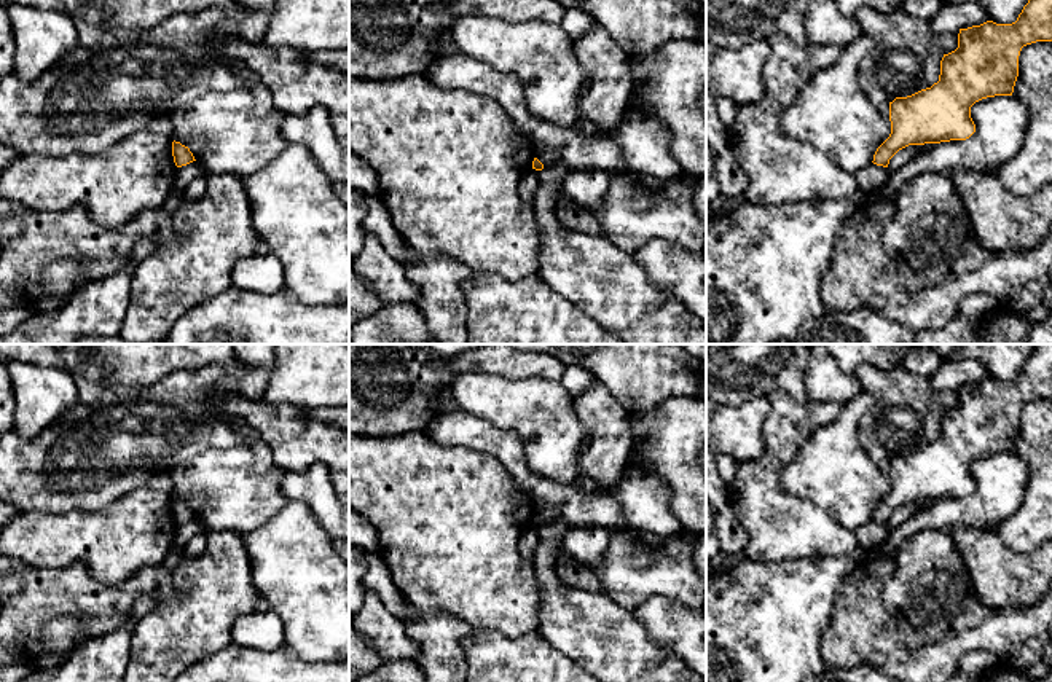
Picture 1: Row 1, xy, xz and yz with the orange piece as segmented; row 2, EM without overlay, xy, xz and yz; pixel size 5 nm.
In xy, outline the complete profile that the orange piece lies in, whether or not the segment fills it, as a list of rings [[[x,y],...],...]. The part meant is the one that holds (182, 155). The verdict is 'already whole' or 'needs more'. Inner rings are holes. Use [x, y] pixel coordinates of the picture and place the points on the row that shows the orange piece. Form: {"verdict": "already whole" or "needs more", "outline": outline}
{"verdict": "already whole", "outline": [[[175,140],[172,142],[172,156],[177,167],[196,161],[190,148]]]}

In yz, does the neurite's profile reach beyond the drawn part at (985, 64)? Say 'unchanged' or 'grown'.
unchanged

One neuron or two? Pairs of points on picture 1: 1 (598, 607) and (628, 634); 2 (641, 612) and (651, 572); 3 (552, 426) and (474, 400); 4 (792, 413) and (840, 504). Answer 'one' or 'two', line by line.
1: one
2: two
3: one
4: two

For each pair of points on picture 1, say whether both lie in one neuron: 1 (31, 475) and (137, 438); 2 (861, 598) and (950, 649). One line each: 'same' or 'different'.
1: same
2: same

